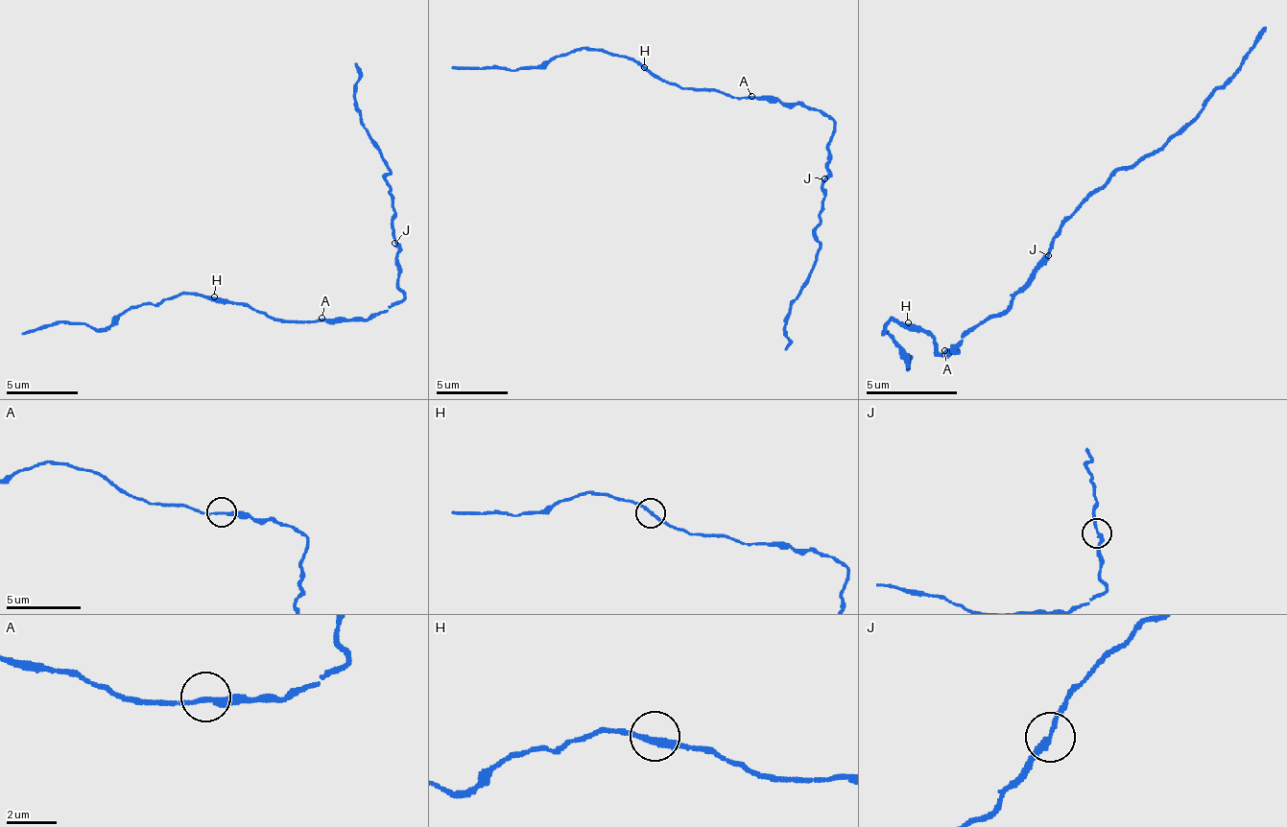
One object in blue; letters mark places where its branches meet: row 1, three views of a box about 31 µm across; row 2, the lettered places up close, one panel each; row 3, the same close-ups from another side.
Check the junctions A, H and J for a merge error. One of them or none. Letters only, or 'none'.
none

